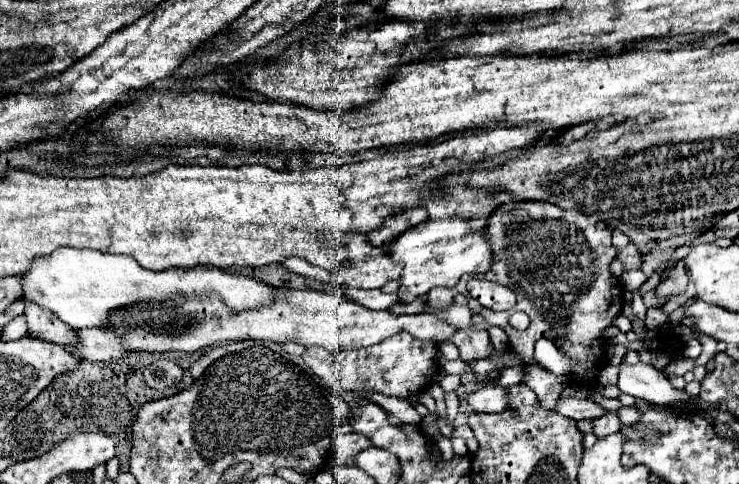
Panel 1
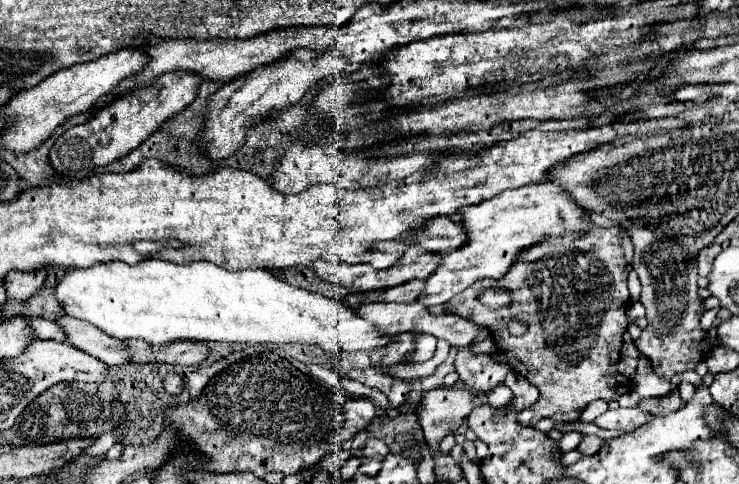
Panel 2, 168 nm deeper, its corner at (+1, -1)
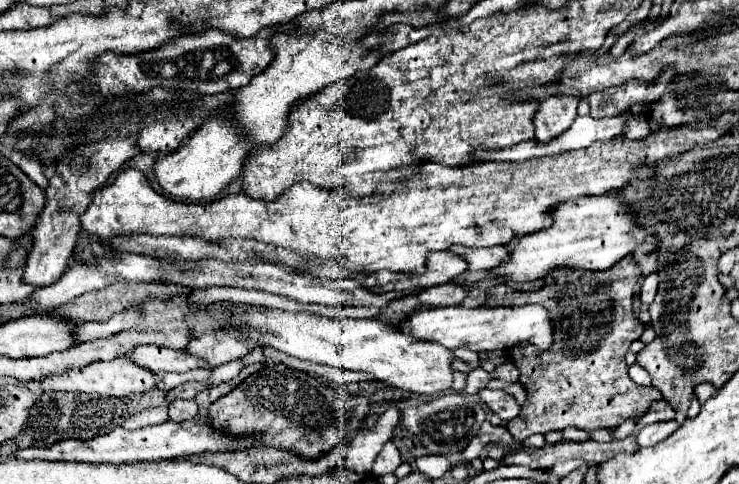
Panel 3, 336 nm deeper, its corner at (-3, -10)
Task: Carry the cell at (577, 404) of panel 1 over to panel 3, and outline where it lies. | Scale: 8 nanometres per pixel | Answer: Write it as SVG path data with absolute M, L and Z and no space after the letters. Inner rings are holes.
M676 420L650 424L650 426L646 426L646 428L638 434L638 444L640 444L640 446L656 446L658 442L662 442L662 440L668 438L670 434L674 434L676 428L680 428L680 424L678 424Z

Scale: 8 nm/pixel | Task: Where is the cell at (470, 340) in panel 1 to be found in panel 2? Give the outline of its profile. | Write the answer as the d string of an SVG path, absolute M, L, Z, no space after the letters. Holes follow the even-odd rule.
M460 347L456 361L454 361L456 373L460 375L460 381L464 381L468 387L476 391L490 391L498 383L504 383L506 373L510 371L506 363L498 363L486 353L474 355L470 347Z

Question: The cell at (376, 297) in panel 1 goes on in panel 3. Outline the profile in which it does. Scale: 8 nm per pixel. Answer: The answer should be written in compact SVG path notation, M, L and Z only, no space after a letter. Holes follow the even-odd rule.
M442 284L442 286L434 286L428 288L424 292L418 294L418 300L422 304L428 304L432 308L436 306L456 306L462 304L462 300L468 296L468 290L454 286L454 284Z

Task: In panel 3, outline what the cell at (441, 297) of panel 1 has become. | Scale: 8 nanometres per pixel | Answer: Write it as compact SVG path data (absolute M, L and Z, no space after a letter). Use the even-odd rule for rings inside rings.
M632 256L622 258L612 270L606 272L580 272L580 270L560 270L560 274L548 274L546 286L538 292L514 292L502 298L490 296L490 306L522 306L522 304L542 304L556 322L556 342L552 350L538 350L532 344L520 344L510 350L510 358L520 368L520 384L524 386L528 398L522 404L522 412L518 418L510 420L508 432L514 440L522 442L532 434L546 434L552 430L564 430L568 426L578 426L586 432L598 428L616 428L628 418L642 418L652 402L664 400L664 396L656 388L642 388L634 384L628 376L628 364L624 360L626 350L634 340L640 340L646 324L638 322L632 310L632 296L638 278L642 276L640 266Z

